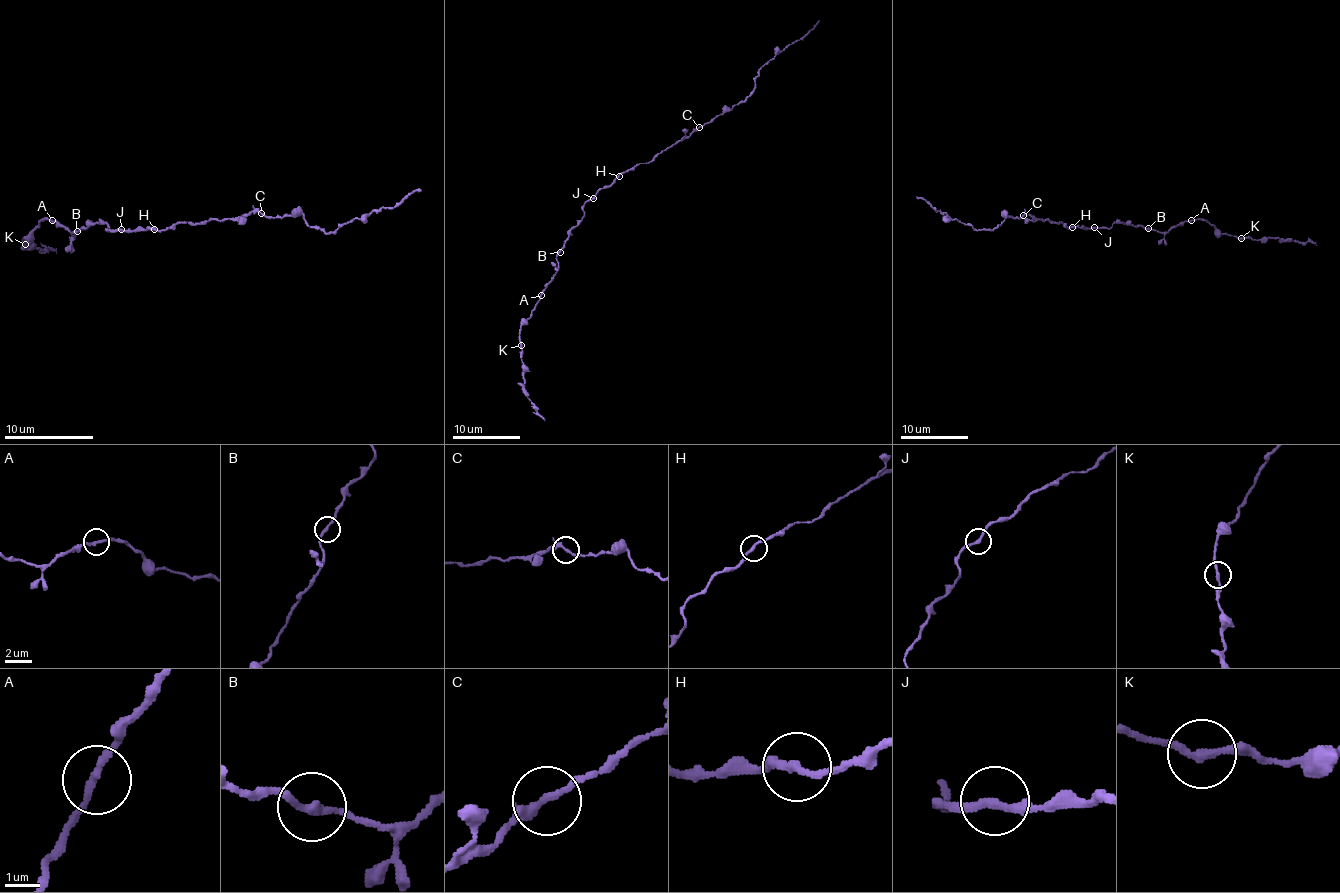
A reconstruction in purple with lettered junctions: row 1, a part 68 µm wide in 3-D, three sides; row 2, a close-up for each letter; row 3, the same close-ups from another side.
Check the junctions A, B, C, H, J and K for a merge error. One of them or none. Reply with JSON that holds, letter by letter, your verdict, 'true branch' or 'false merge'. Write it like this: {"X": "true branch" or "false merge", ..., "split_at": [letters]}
{"A": "true branch", "B": "true branch", "C": "true branch", "H": "true branch", "J": "true branch", "K": "false merge", "split_at": ["K"]}

